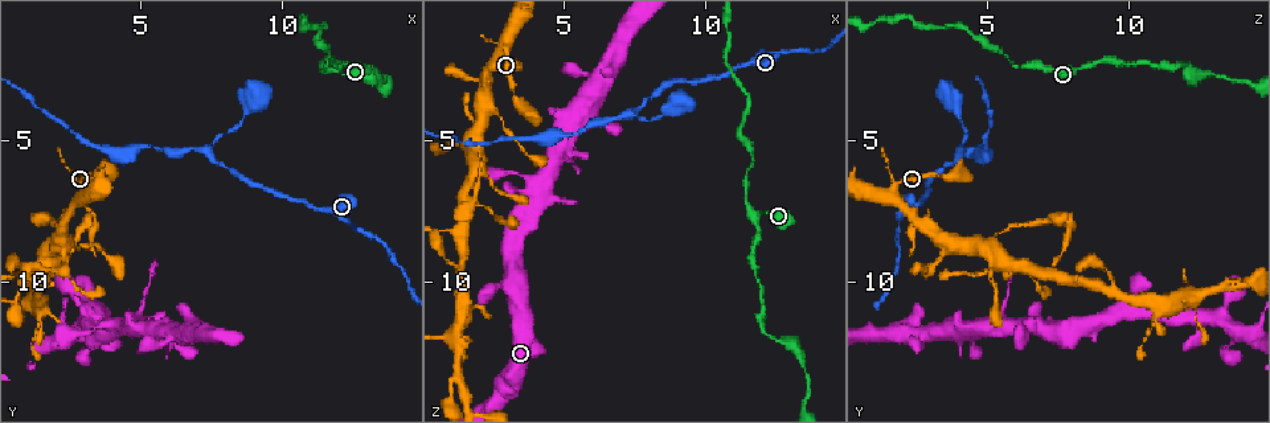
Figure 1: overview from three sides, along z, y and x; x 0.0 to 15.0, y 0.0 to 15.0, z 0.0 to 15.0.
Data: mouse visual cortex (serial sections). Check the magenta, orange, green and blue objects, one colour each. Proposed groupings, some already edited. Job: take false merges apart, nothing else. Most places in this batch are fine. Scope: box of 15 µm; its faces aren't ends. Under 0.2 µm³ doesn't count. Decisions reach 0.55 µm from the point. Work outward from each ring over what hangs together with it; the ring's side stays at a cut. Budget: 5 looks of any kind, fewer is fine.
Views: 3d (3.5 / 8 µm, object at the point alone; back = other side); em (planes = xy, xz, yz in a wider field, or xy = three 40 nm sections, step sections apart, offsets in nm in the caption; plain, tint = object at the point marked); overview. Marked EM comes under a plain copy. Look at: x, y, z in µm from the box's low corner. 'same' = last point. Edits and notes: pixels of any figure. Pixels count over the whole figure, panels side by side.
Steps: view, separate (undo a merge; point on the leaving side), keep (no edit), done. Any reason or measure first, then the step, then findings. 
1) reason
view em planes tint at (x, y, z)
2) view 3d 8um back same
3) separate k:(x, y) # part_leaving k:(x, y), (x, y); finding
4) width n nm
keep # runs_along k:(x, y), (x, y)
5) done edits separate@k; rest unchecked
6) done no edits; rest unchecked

abrupt turn
view 3d 3.5um at (11.5, 2.6, 7.5)

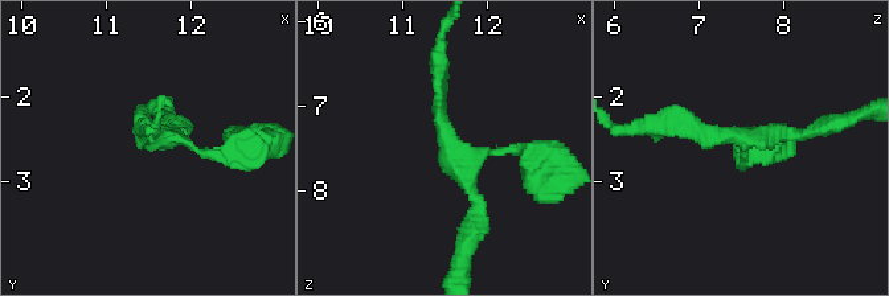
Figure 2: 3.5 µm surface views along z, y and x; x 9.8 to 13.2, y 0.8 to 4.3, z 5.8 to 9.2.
now the EM
view em planes tint at (11.55, 2.45, 7.50)

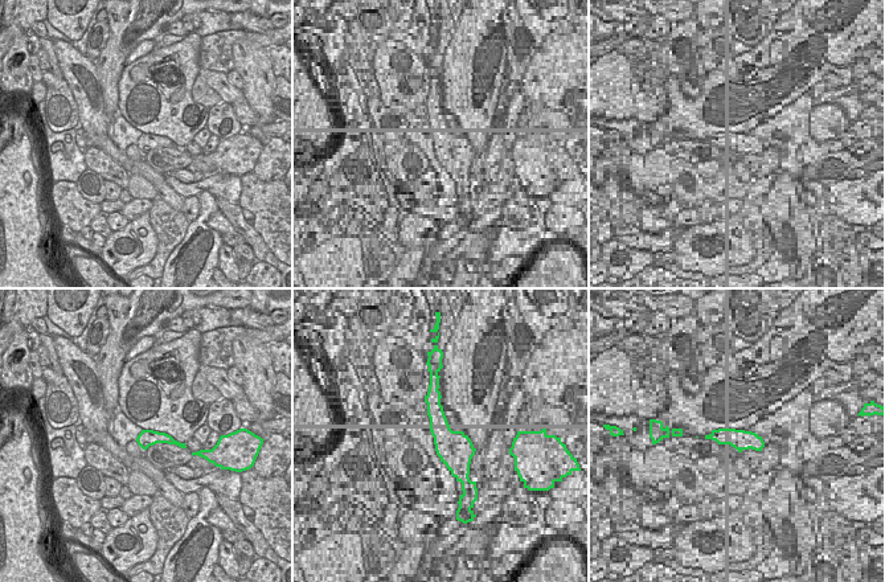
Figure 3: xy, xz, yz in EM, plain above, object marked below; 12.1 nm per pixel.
another direction
view em xy step 2 tint same

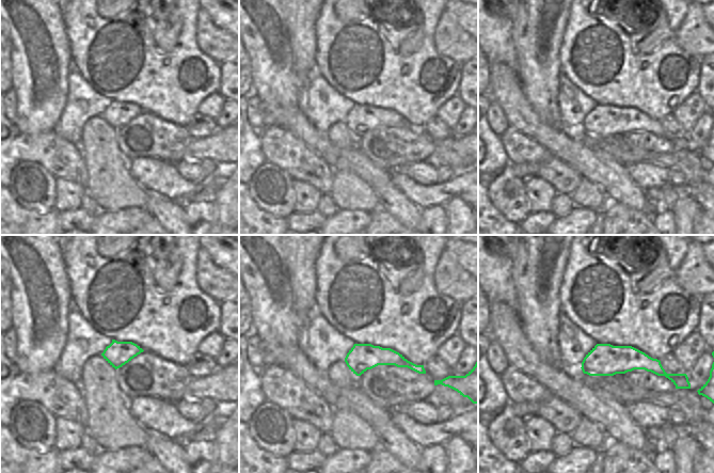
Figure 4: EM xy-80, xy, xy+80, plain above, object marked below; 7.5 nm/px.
keep # runs_along 2:(529, 155), (447, 148), (439, 60); one cell here

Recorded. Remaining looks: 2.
thick turns thin
view 3d 3.5um at (11.6, 2.1, 5.7)

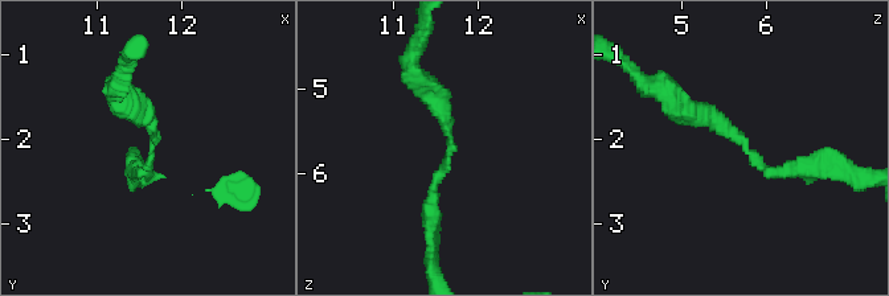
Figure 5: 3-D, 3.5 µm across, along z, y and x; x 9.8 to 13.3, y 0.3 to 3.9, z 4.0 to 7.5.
keep # runs_along 5:(815, 171), (771, 175), (724, 126), (676, 106); one cell here

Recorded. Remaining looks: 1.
done no edits; rest unchecked

